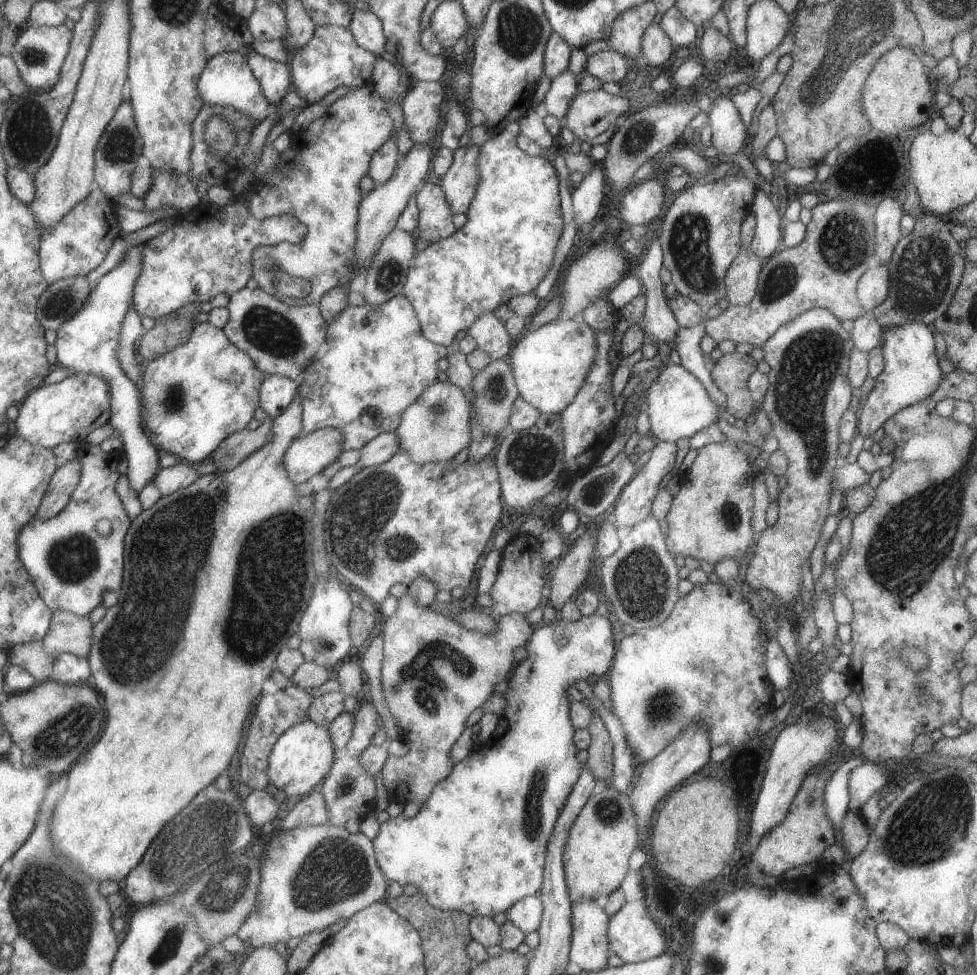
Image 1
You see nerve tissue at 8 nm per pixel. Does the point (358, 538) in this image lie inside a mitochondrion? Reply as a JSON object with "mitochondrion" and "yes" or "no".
{"mitochondrion":"yes"}

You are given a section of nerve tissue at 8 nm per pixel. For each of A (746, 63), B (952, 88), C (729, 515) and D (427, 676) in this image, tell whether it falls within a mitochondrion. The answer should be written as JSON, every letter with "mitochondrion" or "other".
{"A":"other","B":"other","C":"mitochondrion","D":"mitochondrion"}

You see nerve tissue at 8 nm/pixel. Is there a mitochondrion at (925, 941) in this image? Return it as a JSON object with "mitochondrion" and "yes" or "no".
{"mitochondrion":"no"}

